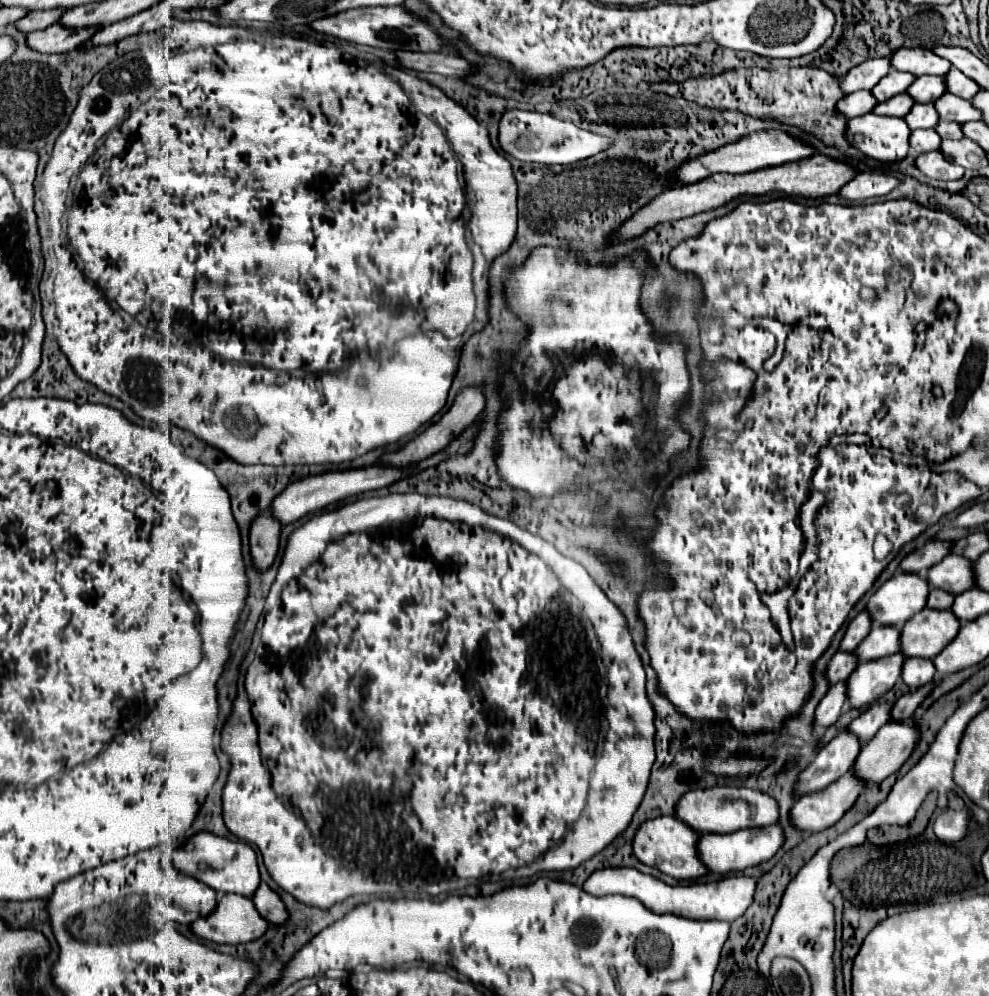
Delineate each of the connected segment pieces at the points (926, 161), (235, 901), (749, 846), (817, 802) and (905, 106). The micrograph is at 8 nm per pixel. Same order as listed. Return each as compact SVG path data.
M940 150L920 154L916 158L916 168L936 180L960 180L964 176L964 168L952 164Z
M236 894L220 896L212 916L192 924L196 936L218 944L252 942L264 936L268 928L270 924L256 912L252 900Z
M772 824L764 828L744 828L732 834L704 834L700 836L698 852L700 860L710 868L710 872L734 872L770 860L782 848L782 844L784 832L778 824Z
M854 774L842 776L820 792L800 796L792 808L792 822L804 832L822 832L836 824L854 806L866 784Z
M908 92L900 94L900 96L892 96L886 102L880 102L872 112L874 114L882 114L882 116L900 116L904 118L910 110L912 110L912 96L908 96Z

